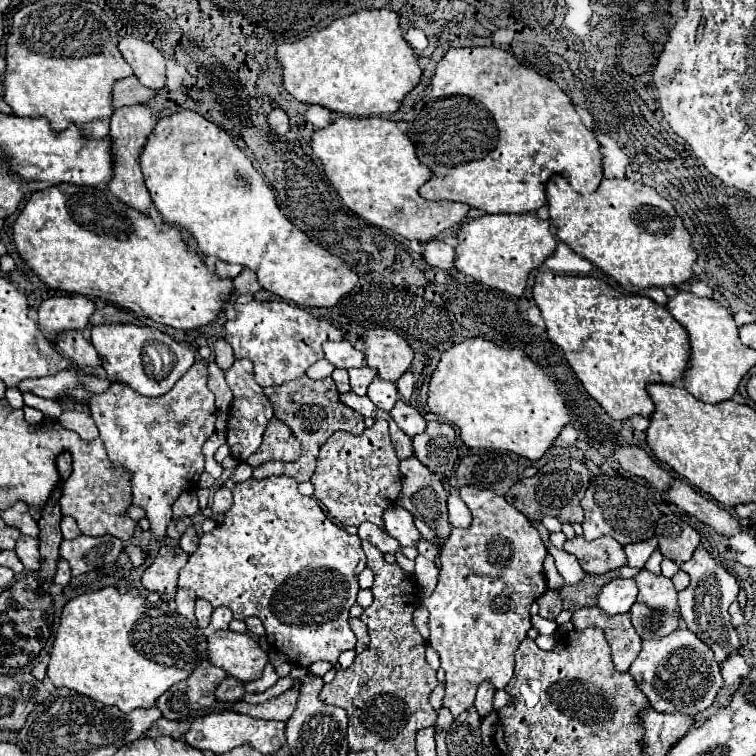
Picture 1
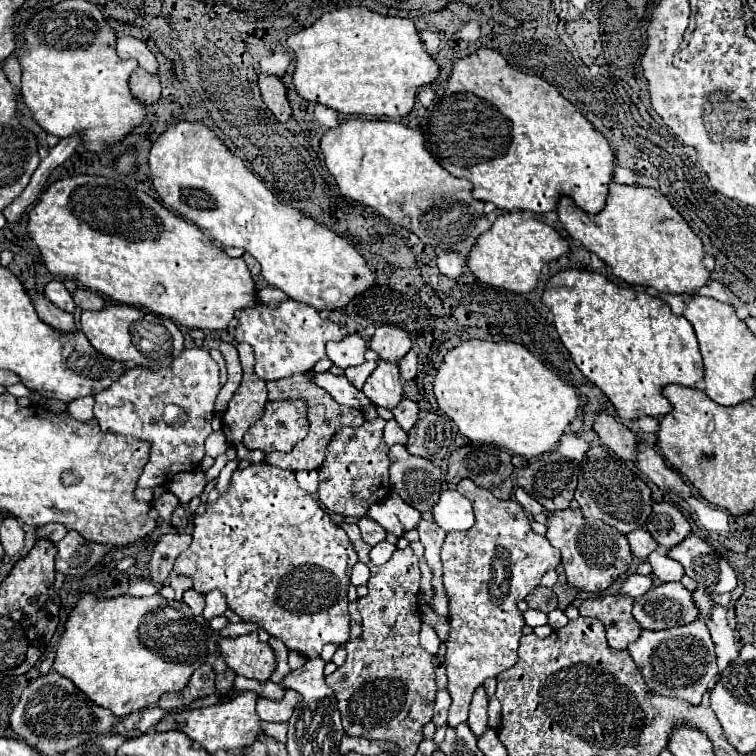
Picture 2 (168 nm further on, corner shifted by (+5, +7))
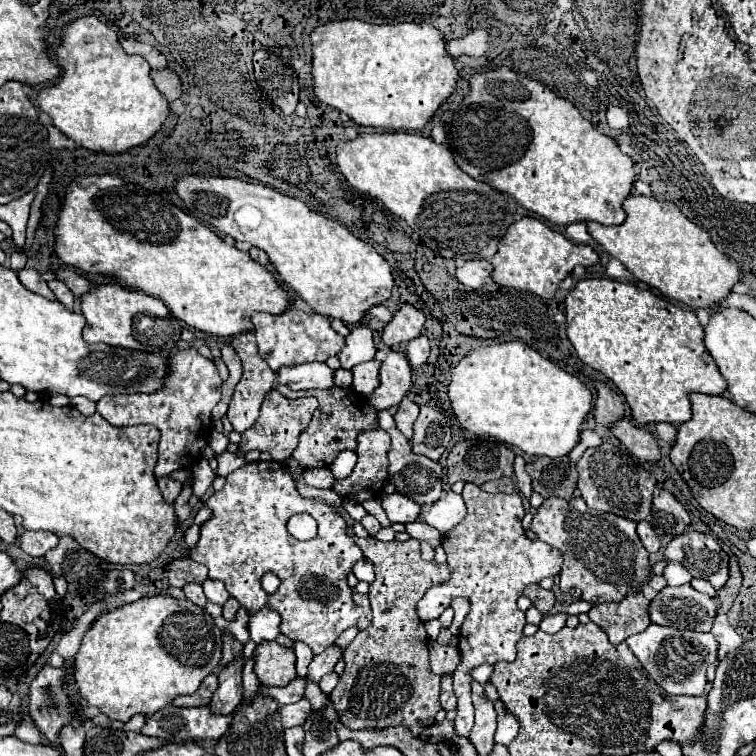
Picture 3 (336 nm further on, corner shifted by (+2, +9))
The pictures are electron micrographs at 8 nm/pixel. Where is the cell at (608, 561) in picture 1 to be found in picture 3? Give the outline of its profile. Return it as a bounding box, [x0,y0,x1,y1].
[530,498,652,604]

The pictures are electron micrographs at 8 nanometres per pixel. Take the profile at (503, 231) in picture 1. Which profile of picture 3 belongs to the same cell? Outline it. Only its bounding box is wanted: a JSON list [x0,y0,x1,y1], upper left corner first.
[492,216,598,298]

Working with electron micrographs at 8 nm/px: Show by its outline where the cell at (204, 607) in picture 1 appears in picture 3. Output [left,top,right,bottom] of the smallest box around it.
[184,584,206,608]

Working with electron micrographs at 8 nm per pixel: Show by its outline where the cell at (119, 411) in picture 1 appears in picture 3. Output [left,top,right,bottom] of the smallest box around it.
[98,348,220,476]

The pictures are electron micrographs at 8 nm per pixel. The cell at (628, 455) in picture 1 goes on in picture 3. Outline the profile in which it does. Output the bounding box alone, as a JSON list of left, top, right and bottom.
[594,384,624,426]

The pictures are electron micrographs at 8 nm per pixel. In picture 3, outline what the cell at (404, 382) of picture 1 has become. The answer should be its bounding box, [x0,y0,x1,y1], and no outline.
[406,336,430,368]

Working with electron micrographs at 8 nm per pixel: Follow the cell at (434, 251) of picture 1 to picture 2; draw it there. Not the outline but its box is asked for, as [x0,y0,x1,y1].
[437,252,467,278]

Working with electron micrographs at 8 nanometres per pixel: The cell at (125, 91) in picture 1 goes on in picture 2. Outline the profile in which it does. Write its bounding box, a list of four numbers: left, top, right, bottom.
[131,68,161,104]

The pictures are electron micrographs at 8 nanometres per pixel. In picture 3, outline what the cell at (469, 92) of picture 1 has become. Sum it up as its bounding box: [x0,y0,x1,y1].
[446,68,638,226]

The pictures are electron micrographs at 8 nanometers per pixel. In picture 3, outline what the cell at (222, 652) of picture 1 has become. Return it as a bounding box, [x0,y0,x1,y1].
[254,642,296,686]

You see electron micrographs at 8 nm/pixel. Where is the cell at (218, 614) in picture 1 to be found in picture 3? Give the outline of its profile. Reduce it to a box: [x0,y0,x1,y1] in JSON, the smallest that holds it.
[202,580,230,606]

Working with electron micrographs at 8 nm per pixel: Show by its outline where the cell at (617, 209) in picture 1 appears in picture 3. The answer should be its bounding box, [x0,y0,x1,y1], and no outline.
[586,196,740,308]

